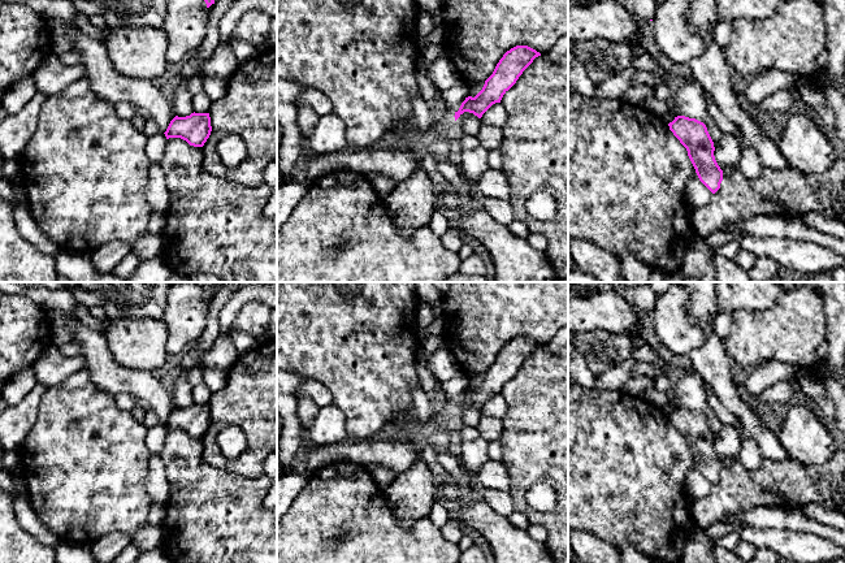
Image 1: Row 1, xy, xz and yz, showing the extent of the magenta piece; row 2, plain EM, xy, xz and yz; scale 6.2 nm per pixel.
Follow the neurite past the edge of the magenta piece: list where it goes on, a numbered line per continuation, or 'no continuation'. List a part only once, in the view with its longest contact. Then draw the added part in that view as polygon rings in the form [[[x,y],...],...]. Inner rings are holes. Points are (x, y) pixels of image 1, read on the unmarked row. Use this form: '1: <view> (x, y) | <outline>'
no continuation

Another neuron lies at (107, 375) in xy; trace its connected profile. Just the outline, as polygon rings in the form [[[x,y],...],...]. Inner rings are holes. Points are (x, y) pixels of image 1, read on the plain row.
[[[58,311],[48,312],[48,317],[51,328],[62,325],[72,332],[72,339],[81,348],[84,368],[95,387],[112,397],[129,394],[147,410],[152,410],[160,424],[166,423],[176,406],[170,391],[161,382],[160,373],[130,369],[118,364],[109,352],[103,333],[98,329],[88,328]]]

